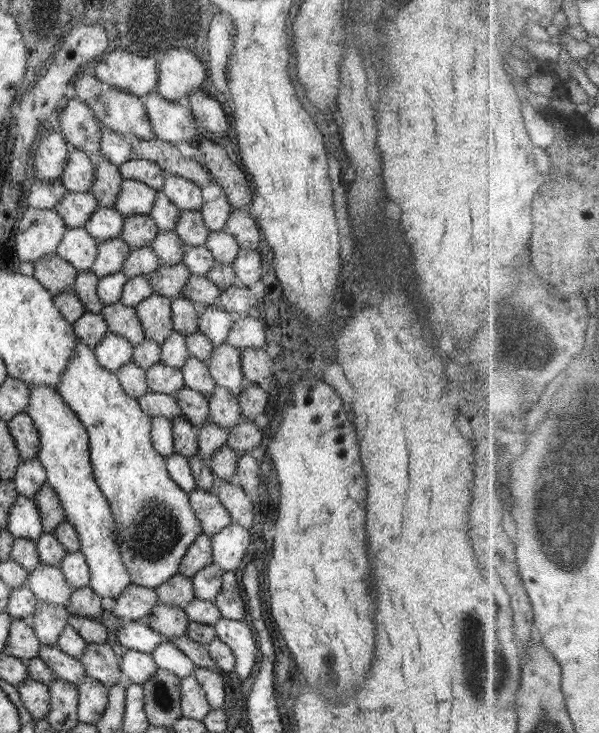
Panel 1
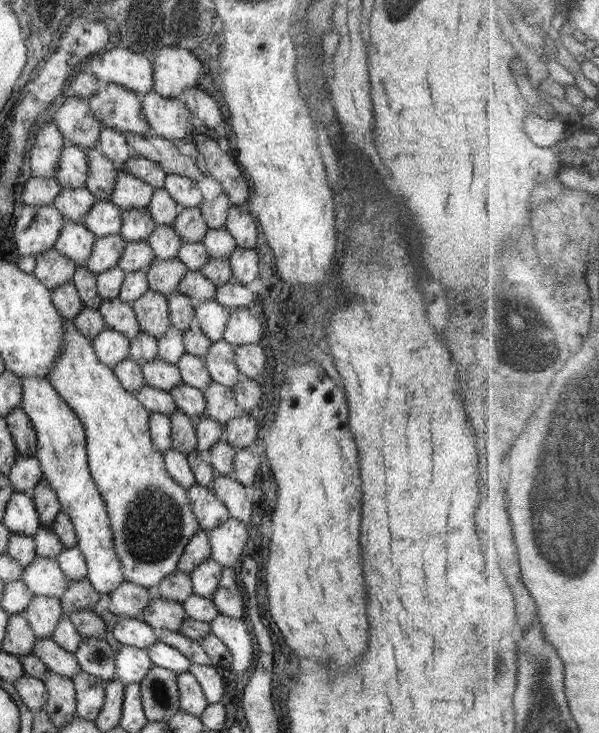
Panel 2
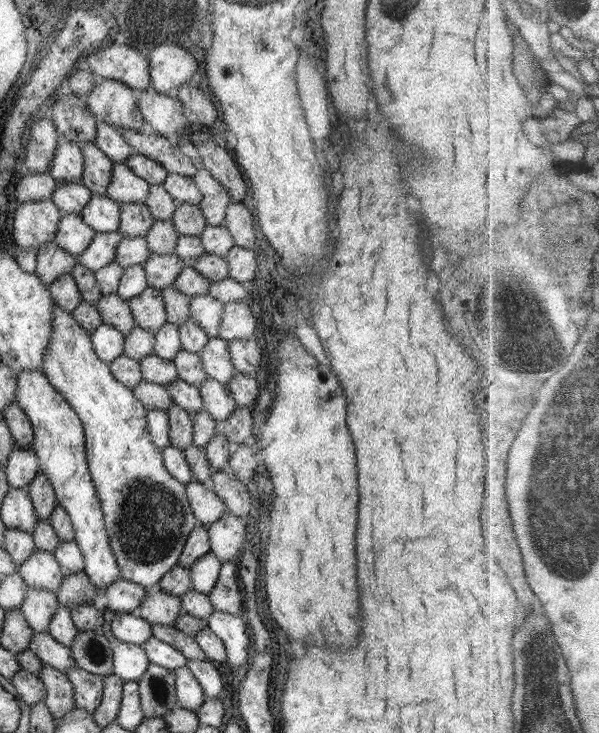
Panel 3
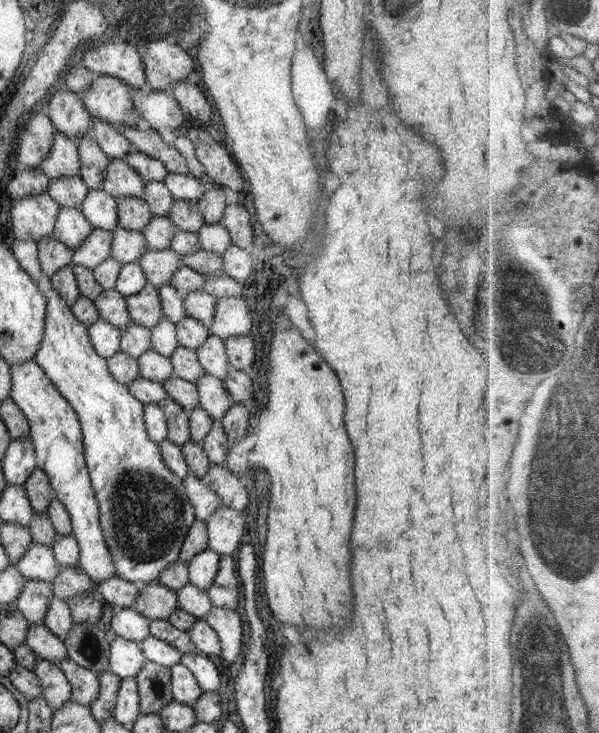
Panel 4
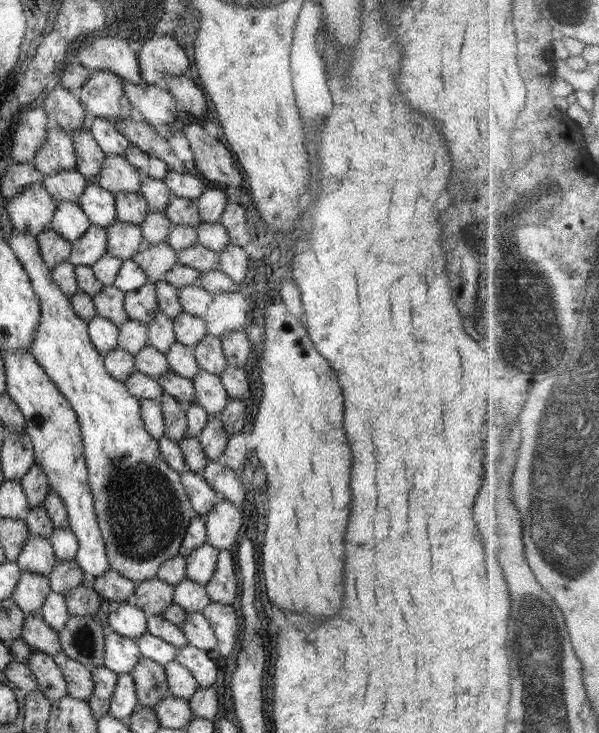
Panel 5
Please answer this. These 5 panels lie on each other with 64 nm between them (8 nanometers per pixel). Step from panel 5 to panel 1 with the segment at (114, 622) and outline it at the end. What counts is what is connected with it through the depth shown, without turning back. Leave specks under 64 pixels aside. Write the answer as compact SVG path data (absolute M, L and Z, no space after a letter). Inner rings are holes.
M123 620L116 636L122 646L143 653L154 652L154 648L164 642L162 635L142 621Z

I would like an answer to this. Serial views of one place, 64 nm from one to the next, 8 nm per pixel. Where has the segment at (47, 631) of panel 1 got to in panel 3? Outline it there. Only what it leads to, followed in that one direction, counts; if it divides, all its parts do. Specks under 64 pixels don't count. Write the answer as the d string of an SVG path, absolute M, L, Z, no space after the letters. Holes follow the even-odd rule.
M27 588L26 599L20 610L33 632L48 631L50 621L56 616L59 602L55 592Z

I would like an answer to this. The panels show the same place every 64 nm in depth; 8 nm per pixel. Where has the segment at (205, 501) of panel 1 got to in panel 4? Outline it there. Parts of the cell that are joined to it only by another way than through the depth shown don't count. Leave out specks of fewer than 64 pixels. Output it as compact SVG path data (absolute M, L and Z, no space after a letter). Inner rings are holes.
M190 473L186 476L183 479L183 488L192 503L197 520L208 521L224 505L214 489L196 475Z

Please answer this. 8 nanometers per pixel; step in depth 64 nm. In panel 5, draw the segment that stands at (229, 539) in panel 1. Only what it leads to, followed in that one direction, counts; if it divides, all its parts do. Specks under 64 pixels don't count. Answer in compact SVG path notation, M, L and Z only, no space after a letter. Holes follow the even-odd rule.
M218 494L218 501L204 517L208 543L218 550L231 549L238 540L242 515L241 508Z

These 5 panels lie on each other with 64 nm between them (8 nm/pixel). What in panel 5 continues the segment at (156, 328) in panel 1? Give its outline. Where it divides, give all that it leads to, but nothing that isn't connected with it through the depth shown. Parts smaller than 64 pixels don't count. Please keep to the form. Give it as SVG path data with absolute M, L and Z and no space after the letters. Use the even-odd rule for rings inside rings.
M146 283L144 286L124 295L124 308L130 319L138 320L148 326L159 306L156 298L155 284Z

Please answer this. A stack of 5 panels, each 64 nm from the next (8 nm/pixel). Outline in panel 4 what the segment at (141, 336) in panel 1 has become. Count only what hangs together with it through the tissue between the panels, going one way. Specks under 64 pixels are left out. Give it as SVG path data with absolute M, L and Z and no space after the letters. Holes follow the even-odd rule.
M112 288L103 289L93 301L99 312L99 318L123 331L132 321L125 300L124 295Z

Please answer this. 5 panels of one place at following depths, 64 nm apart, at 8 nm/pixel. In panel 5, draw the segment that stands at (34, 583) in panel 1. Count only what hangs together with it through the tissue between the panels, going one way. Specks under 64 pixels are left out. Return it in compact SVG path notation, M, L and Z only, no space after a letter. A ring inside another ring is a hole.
M29 533L16 559L16 564L21 571L32 571L32 573L50 576L57 561L50 539Z

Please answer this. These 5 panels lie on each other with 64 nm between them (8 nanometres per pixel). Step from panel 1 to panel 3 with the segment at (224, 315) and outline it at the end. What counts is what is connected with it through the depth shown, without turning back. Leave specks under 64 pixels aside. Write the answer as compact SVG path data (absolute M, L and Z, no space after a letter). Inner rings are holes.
M209 294L190 297L190 317L206 331L208 338L218 337L222 307L224 304Z

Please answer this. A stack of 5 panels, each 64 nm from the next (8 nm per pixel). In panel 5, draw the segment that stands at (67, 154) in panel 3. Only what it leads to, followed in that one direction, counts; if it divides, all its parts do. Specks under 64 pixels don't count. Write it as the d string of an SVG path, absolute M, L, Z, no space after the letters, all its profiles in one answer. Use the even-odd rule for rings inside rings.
M51 124L46 130L46 141L36 151L32 164L43 175L54 175L58 171L76 169L77 156L73 138Z

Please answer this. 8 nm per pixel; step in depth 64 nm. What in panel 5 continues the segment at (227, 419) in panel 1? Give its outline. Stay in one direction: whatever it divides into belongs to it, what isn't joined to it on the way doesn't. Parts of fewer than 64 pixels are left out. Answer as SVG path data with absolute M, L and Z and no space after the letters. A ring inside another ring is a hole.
M200 369L198 374L194 375L192 382L195 388L195 401L209 415L220 414L230 401L220 377Z

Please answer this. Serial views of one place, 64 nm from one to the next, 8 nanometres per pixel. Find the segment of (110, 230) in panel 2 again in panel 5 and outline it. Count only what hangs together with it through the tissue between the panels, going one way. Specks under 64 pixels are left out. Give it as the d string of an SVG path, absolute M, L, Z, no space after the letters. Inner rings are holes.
M97 181L87 183L78 203L92 225L106 229L117 220L115 194L104 190Z

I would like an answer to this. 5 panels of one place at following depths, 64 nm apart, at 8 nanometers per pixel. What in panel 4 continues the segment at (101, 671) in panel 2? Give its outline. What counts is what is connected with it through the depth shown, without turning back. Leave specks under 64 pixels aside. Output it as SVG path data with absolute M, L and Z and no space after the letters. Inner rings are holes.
M88 621L73 623L64 644L70 657L80 666L94 672L110 668L110 646L104 630Z

